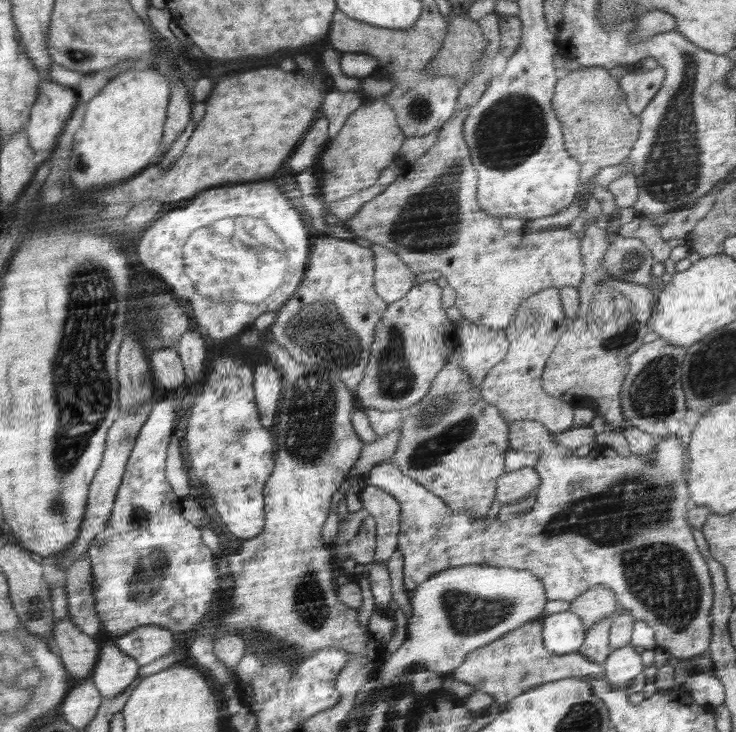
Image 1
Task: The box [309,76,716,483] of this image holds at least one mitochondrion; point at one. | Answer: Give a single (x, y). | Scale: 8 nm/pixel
(513, 129)

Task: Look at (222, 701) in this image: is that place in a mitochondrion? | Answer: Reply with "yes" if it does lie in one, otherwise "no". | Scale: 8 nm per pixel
no

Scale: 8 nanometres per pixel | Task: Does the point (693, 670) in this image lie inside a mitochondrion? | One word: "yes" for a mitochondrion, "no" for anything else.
no

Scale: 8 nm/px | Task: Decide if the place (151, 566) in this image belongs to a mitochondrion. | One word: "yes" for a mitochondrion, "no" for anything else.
yes

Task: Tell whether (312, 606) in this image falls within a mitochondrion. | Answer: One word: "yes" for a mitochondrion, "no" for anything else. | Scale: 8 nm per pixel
yes

